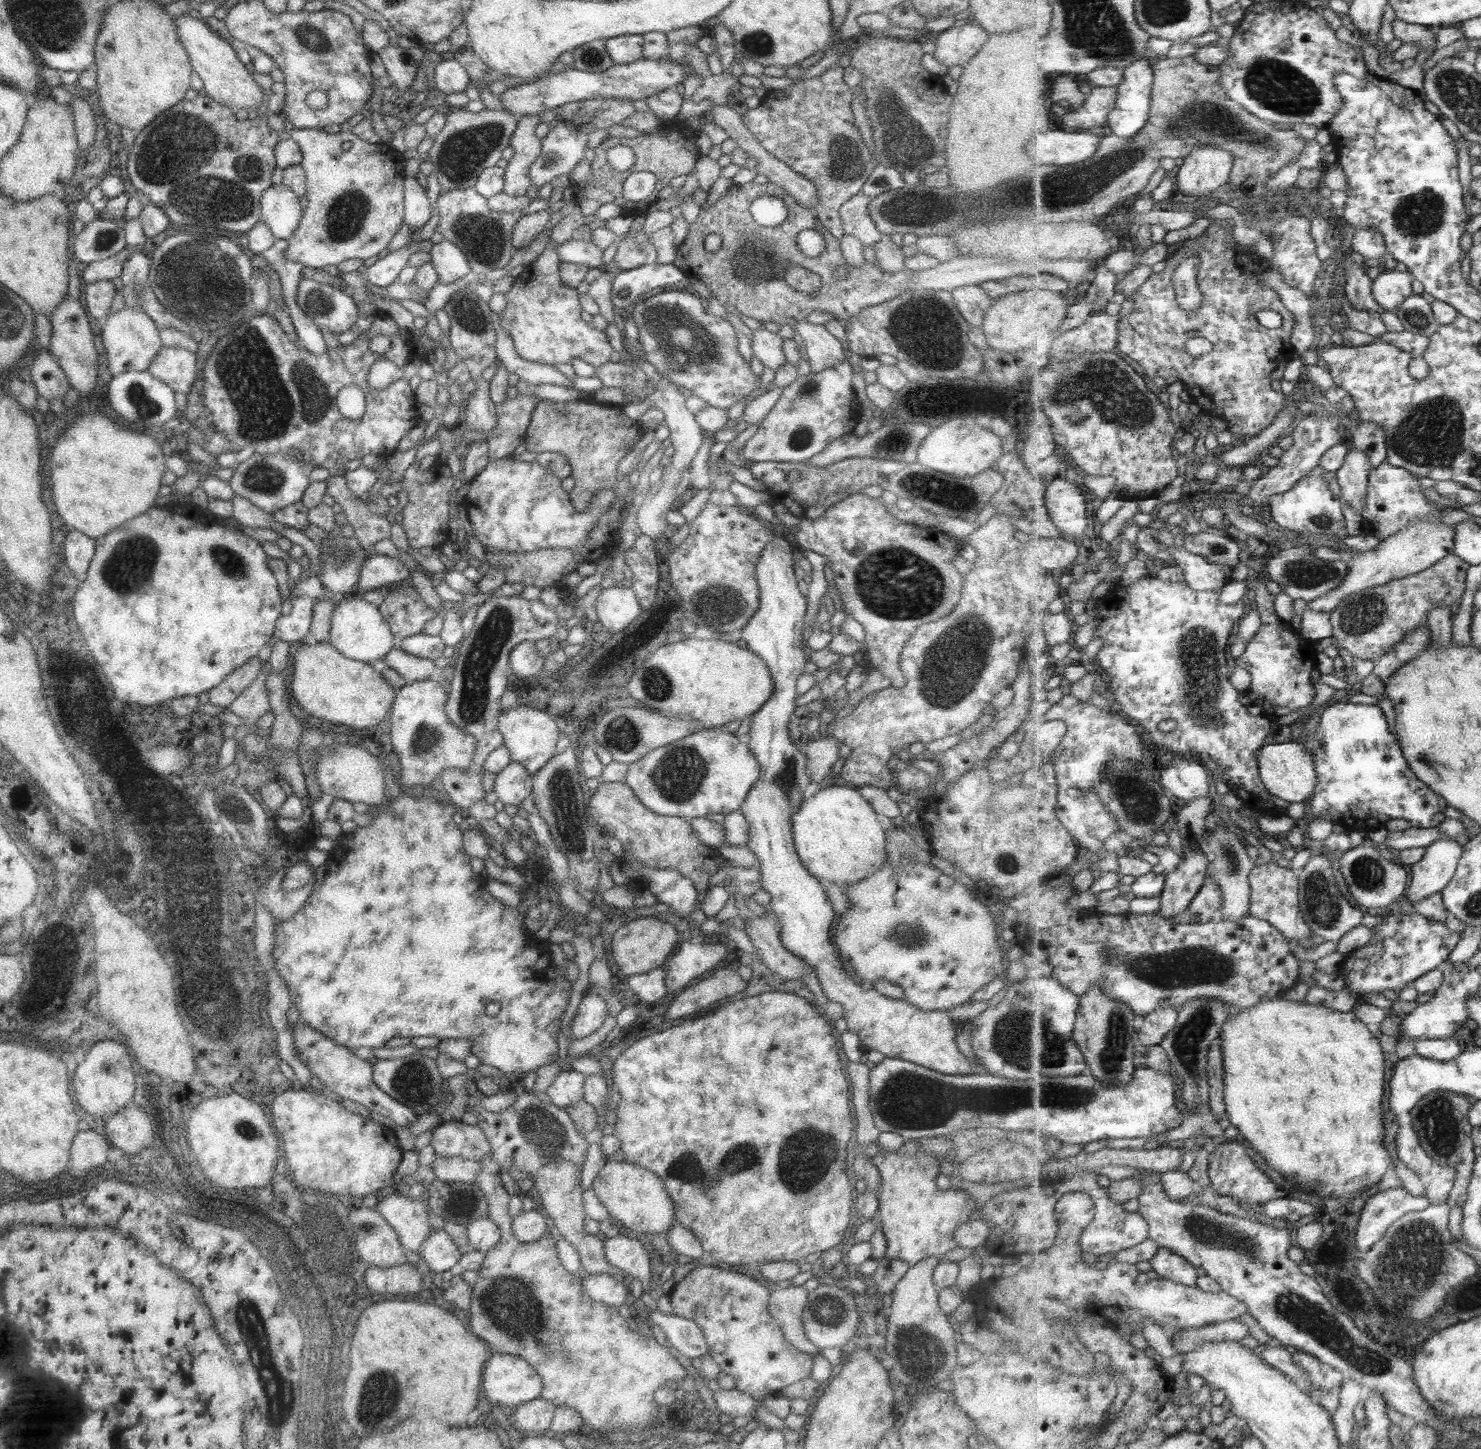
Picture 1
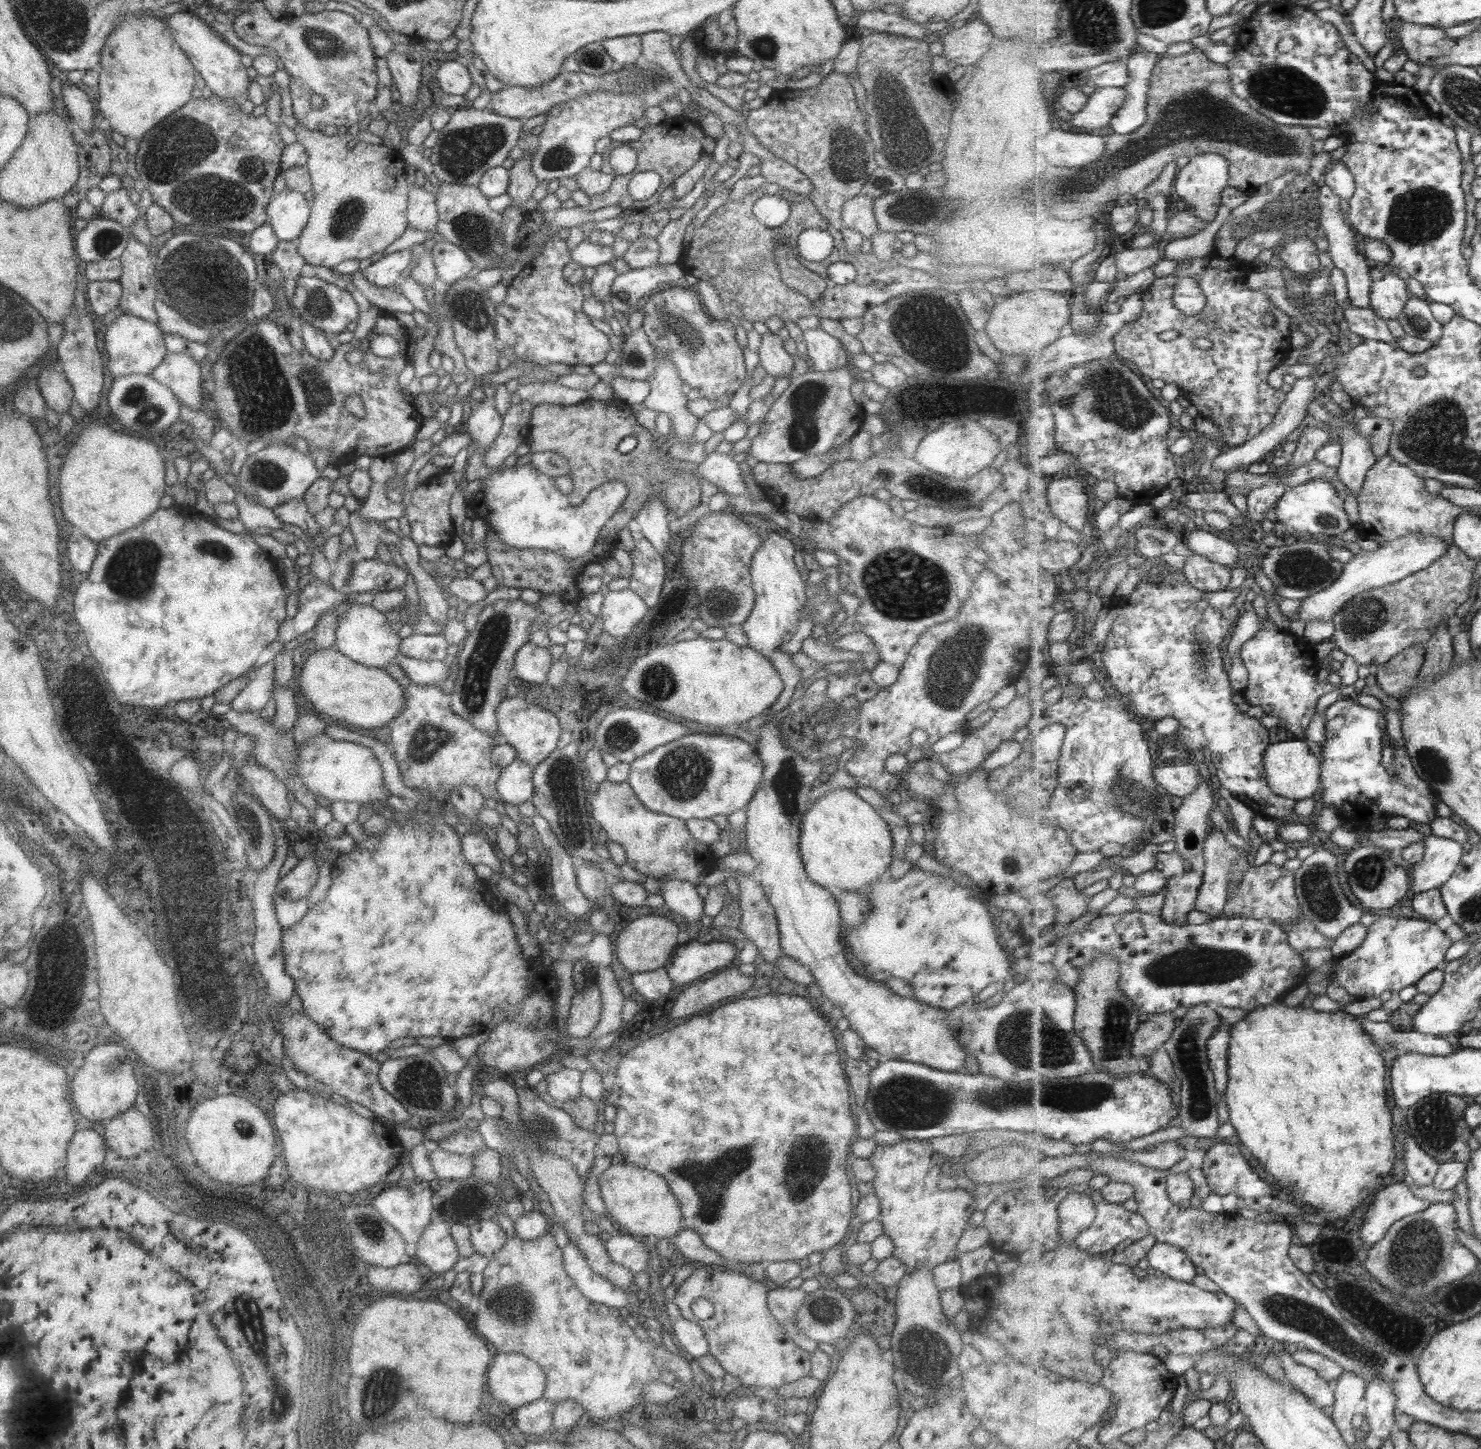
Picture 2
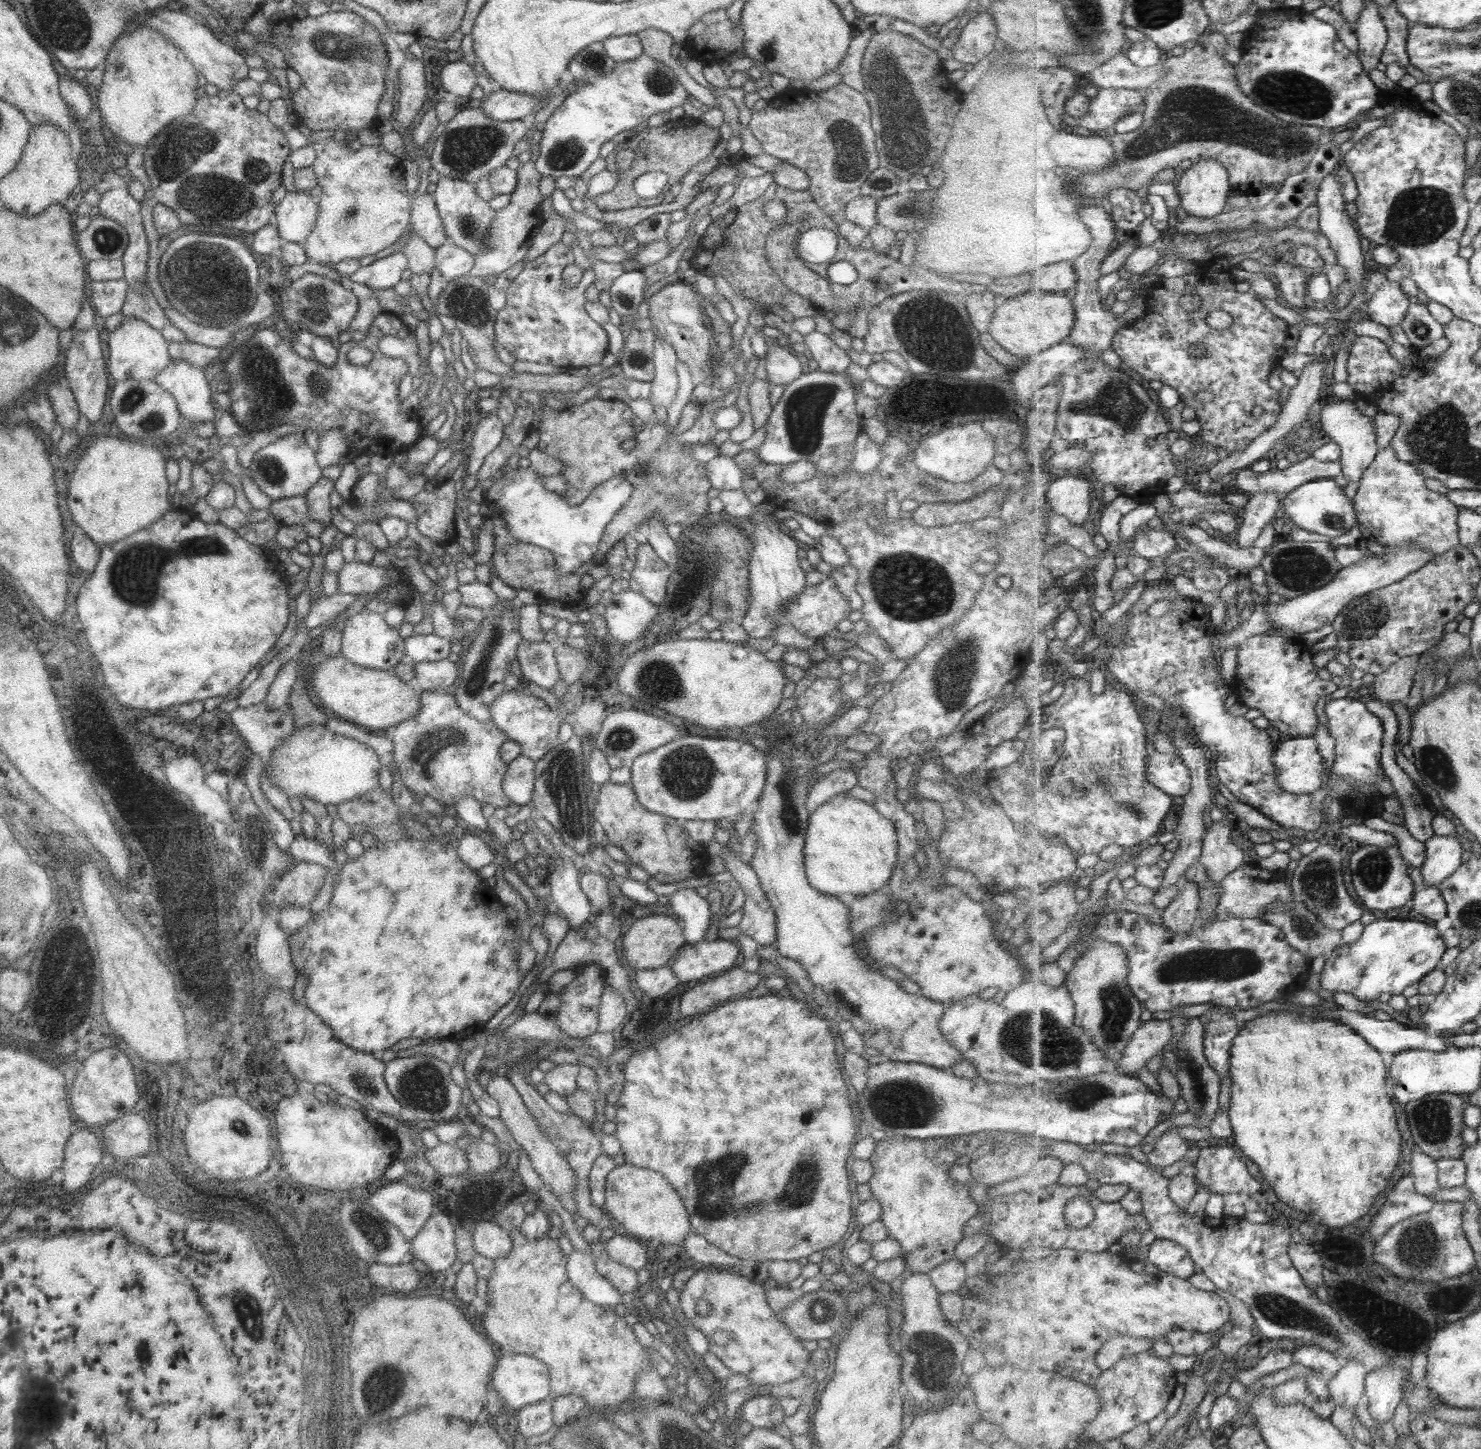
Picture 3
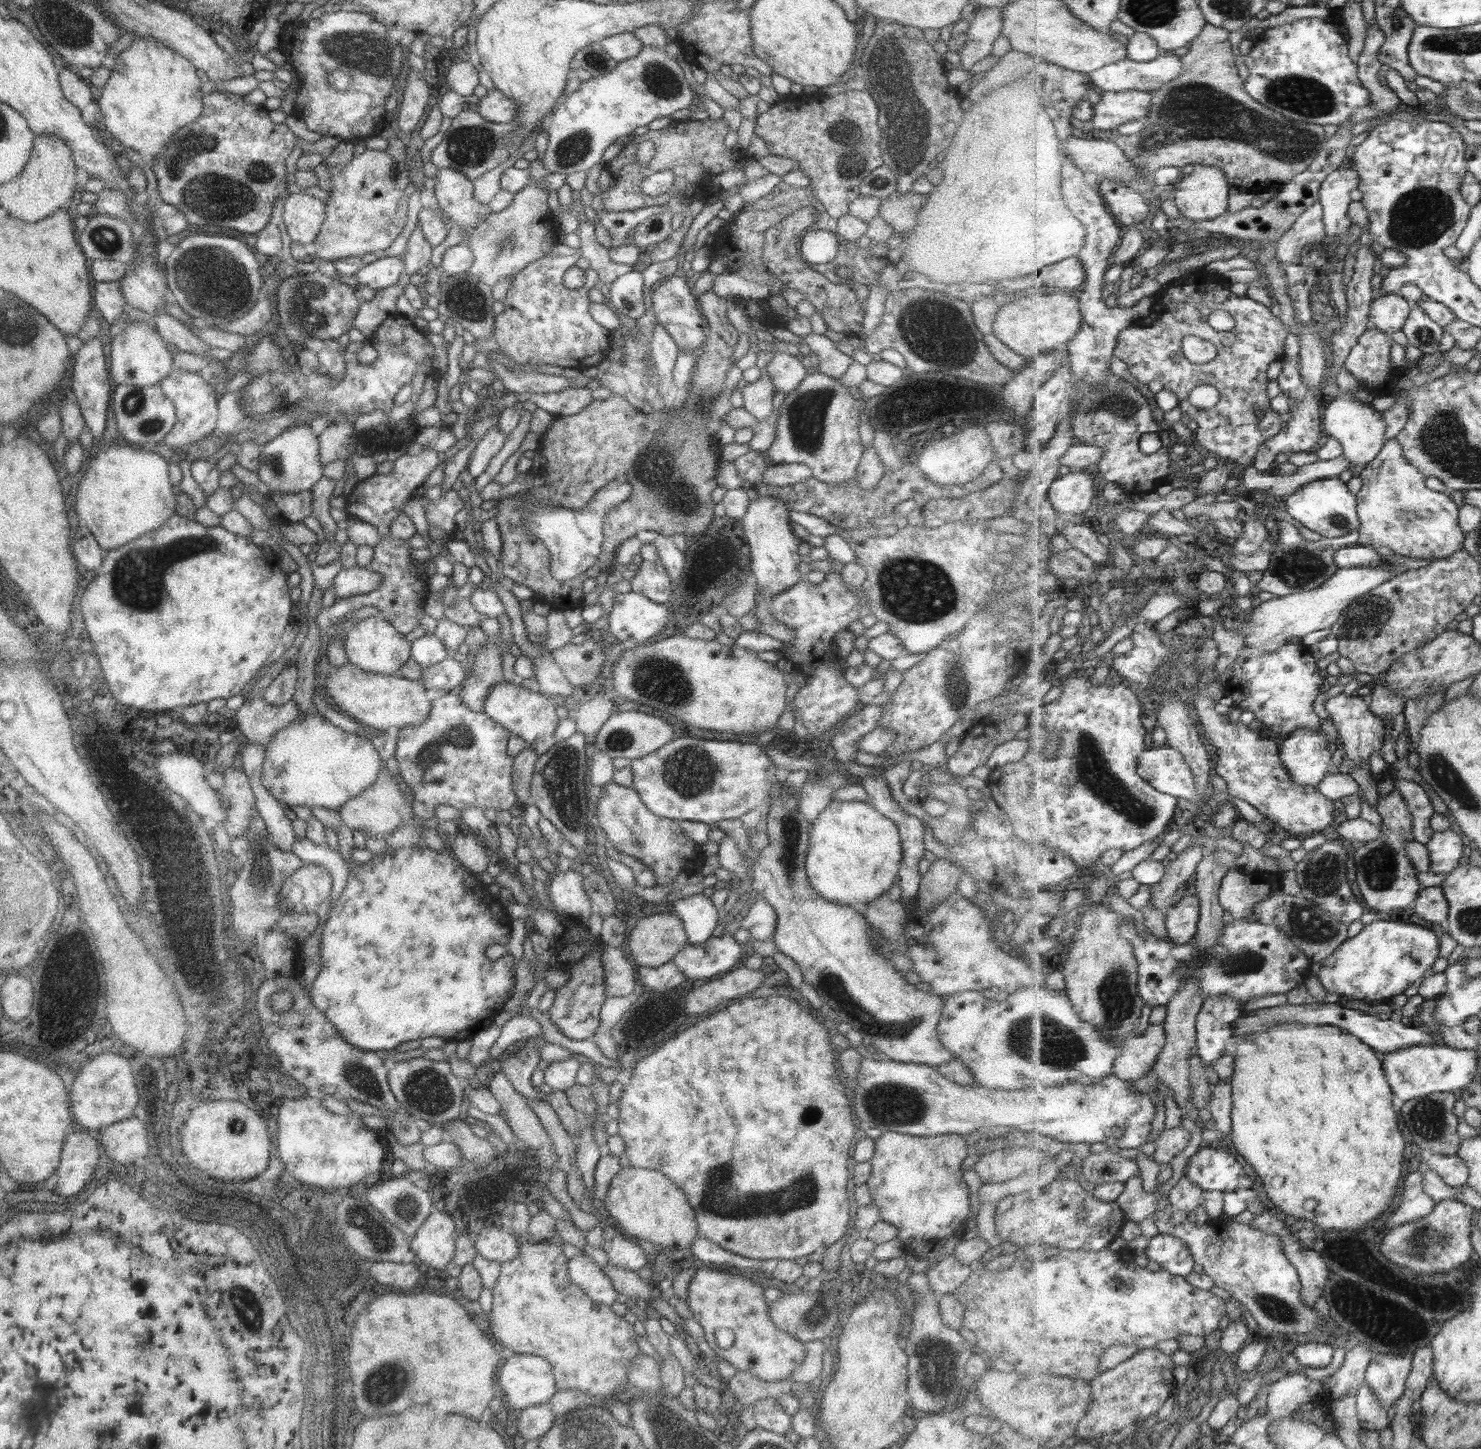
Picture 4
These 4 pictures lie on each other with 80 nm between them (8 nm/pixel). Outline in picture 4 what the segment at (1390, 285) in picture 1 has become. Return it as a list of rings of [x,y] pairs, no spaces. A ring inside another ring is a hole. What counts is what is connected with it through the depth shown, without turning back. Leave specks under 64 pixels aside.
[[[1397,292],[1382,294],[1373,301],[1370,308],[1372,325],[1388,335],[1403,330],[1412,307],[1413,303]]]

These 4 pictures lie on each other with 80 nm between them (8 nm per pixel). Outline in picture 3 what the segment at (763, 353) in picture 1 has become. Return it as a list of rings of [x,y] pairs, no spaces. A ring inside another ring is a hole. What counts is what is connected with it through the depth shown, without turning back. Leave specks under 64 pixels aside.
[[[768,339],[765,343],[767,351],[763,357],[765,358],[765,374],[768,384],[771,386],[779,384],[785,387],[802,375],[801,366],[804,358],[778,346],[773,339]]]

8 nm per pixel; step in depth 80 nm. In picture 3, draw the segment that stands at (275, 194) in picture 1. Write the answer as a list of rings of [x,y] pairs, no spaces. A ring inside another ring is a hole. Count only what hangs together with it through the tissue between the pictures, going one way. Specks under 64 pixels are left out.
[[[285,193],[273,212],[275,228],[283,242],[299,244],[309,236],[317,216],[317,201],[307,193]]]

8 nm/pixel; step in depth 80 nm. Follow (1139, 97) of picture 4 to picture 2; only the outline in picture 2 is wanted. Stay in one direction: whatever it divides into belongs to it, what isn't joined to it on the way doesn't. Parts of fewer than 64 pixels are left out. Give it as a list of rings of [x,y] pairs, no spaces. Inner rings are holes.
[[[1097,87],[1090,95],[1089,103],[1085,109],[1071,116],[1070,124],[1085,128],[1087,131],[1110,126],[1111,120],[1119,113],[1119,109],[1123,108],[1128,96],[1129,91],[1125,87]]]

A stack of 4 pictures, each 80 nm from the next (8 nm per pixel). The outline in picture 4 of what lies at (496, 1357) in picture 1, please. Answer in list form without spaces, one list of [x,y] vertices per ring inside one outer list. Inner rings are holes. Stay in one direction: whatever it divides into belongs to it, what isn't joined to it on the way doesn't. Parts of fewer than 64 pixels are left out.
[[[514,1354],[505,1360],[497,1372],[497,1386],[505,1394],[504,1402],[509,1408],[527,1408],[548,1402],[556,1391],[551,1365],[541,1357],[530,1354]]]

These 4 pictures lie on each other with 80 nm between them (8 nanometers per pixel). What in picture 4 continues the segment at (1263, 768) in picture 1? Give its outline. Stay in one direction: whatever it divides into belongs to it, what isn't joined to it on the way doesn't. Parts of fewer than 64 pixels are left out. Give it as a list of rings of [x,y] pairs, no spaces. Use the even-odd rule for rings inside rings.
[[[1301,728],[1279,743],[1280,755],[1292,779],[1316,787],[1328,774],[1333,752],[1323,730]]]

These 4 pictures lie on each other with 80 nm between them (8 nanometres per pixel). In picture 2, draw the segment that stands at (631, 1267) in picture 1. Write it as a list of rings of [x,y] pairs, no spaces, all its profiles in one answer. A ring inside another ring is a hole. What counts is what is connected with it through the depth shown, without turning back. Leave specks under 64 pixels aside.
[[[618,1231],[611,1234],[604,1247],[611,1262],[633,1274],[647,1270],[647,1250],[638,1238]]]

